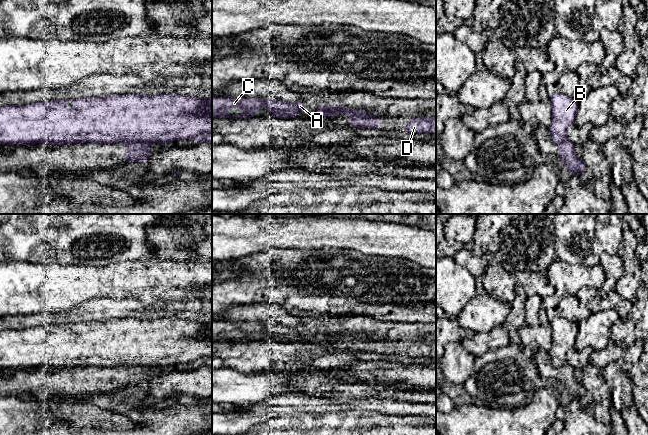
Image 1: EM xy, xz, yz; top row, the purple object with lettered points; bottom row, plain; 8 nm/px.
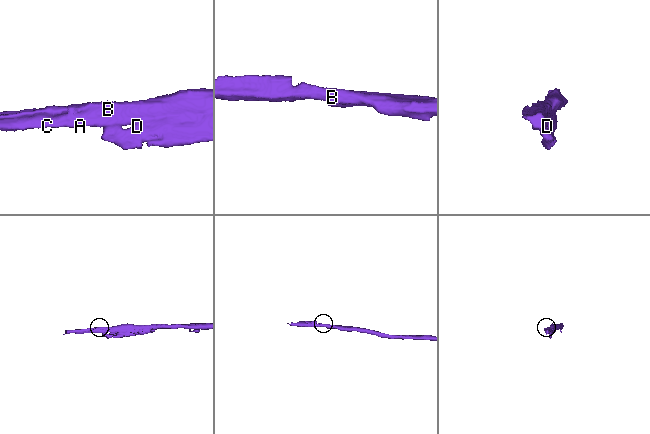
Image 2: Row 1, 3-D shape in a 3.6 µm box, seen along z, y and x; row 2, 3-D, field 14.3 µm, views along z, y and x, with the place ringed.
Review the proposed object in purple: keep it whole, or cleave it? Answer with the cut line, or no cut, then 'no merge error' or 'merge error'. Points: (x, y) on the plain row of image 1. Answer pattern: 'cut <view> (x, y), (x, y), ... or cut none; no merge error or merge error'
cut xy (149, 366), (126, 367); merge error

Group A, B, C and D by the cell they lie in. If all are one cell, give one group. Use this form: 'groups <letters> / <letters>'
groups A B C / D

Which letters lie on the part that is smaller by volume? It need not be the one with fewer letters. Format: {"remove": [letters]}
{"remove": ["D"]}

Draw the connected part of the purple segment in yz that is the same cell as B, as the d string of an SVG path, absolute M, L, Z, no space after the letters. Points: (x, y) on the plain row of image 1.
M555 316L550 321L552 330L552 347L548 351L551 364L555 368L563 367L567 364L567 351L575 347L578 334L578 324Z

